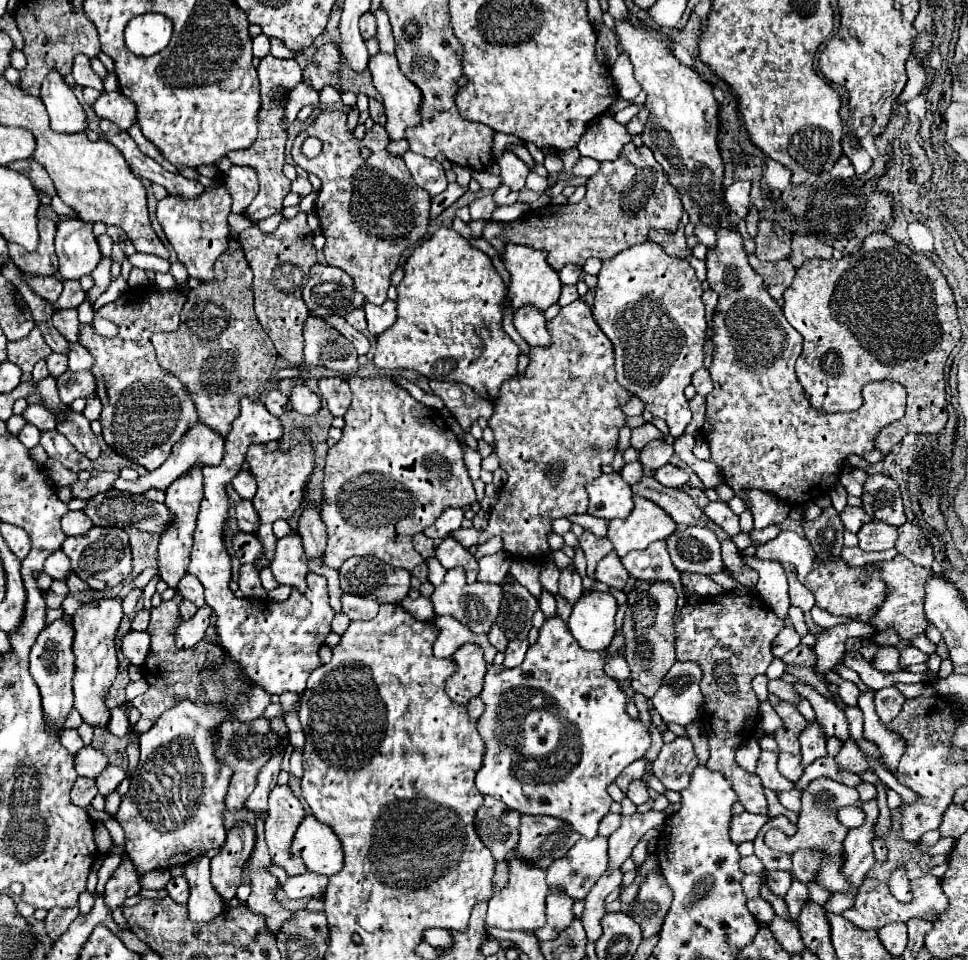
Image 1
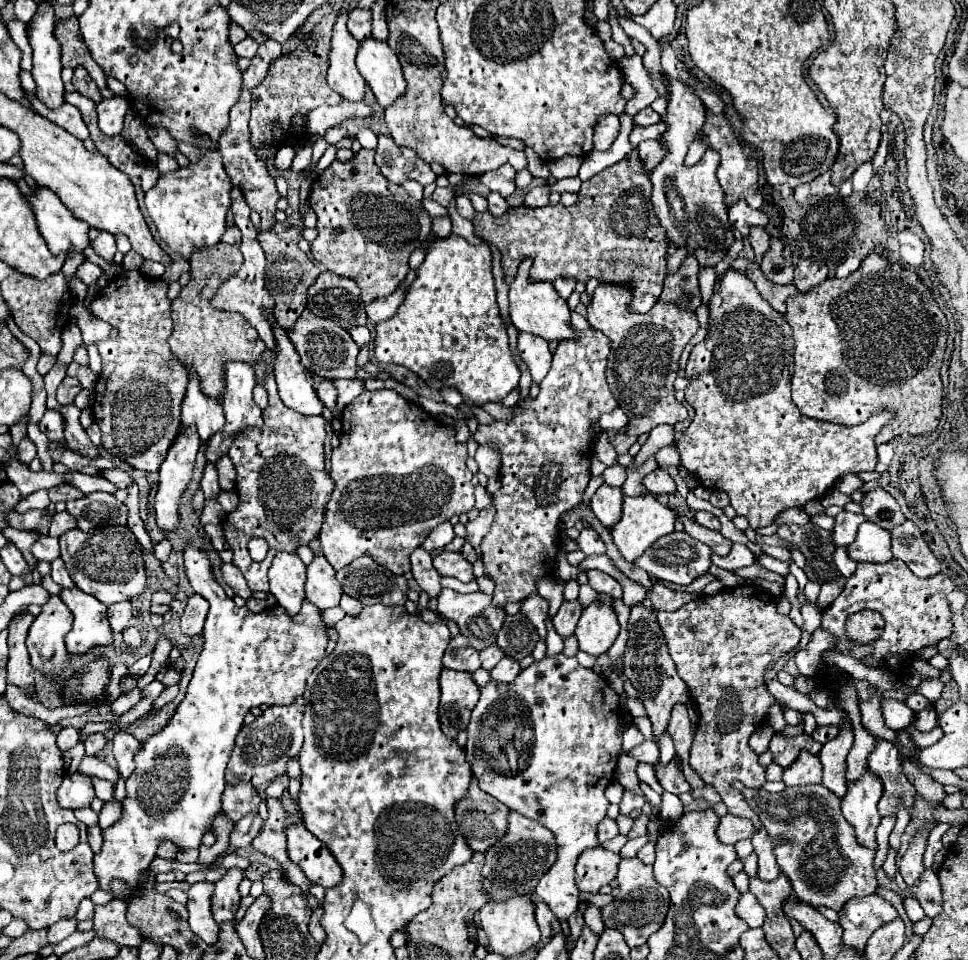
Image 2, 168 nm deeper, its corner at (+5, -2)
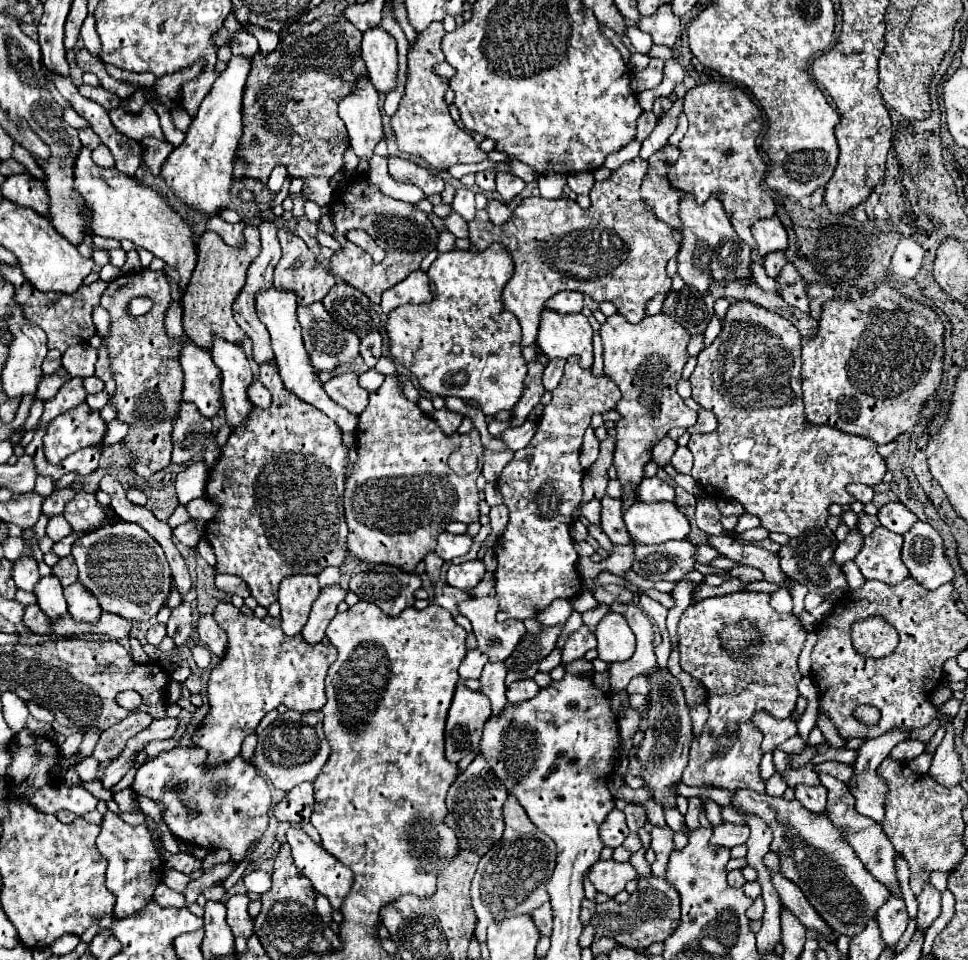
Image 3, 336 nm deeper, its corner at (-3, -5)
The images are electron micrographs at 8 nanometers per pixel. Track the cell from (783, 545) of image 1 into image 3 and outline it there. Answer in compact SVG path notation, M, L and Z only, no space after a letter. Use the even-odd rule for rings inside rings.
M700 544L700 546L698 546L696 560L698 560L700 564L712 564L716 558L720 558L720 554L716 552L716 548L712 548L710 544Z

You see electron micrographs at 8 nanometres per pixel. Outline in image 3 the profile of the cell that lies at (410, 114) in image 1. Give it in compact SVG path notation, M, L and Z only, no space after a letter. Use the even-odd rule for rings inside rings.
M372 28L364 32L362 38L362 60L366 62L368 78L376 86L378 92L386 94L398 86L398 50L396 50L396 40L384 30L384 28Z

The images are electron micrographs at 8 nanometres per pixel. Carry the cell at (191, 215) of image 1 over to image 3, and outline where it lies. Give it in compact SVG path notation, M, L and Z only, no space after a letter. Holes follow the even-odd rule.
M230 58L228 68L220 72L210 94L202 100L196 118L186 130L186 140L174 148L160 172L166 186L182 204L208 216L220 214L232 200L232 158L242 136L242 94L248 72L250 62L246 58Z

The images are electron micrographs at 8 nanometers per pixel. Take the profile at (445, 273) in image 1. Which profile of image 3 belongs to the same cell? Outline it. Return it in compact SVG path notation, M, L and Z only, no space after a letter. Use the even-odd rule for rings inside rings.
M492 244L480 252L456 248L440 254L428 270L434 296L432 302L422 306L400 306L388 314L386 332L390 340L390 356L420 378L420 386L430 394L442 398L474 398L484 414L512 410L524 394L526 380L526 362L520 352L520 324L516 316L504 310L500 298L512 272L512 256L508 256L508 250L504 250L502 244Z

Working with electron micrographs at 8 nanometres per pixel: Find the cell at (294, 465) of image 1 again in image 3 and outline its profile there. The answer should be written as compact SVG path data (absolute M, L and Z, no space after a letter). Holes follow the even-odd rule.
M260 364L260 382L270 390L272 394L272 406L262 410L262 408L252 408L252 414L248 416L246 426L236 428L230 438L228 444L222 448L220 460L214 466L214 470L210 472L208 484L206 484L206 496L208 500L216 502L220 506L218 514L208 520L206 524L206 538L212 544L214 552L216 552L216 572L228 572L228 574L238 574L252 590L252 596L258 600L260 606L268 608L272 602L278 600L278 586L280 580L288 574L318 574L322 568L326 566L340 566L342 560L346 558L348 550L346 550L346 536L348 536L348 528L344 522L344 506L342 506L342 494L344 494L344 480L346 480L346 466L348 466L348 448L342 444L342 432L340 428L322 412L318 412L316 408L312 408L310 404L304 404L296 395L288 392L278 372L272 372L272 364Z

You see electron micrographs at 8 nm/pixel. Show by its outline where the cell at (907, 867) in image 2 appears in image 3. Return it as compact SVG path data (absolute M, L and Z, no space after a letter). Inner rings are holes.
M928 882L918 898L918 928L928 928L940 914L940 892Z

